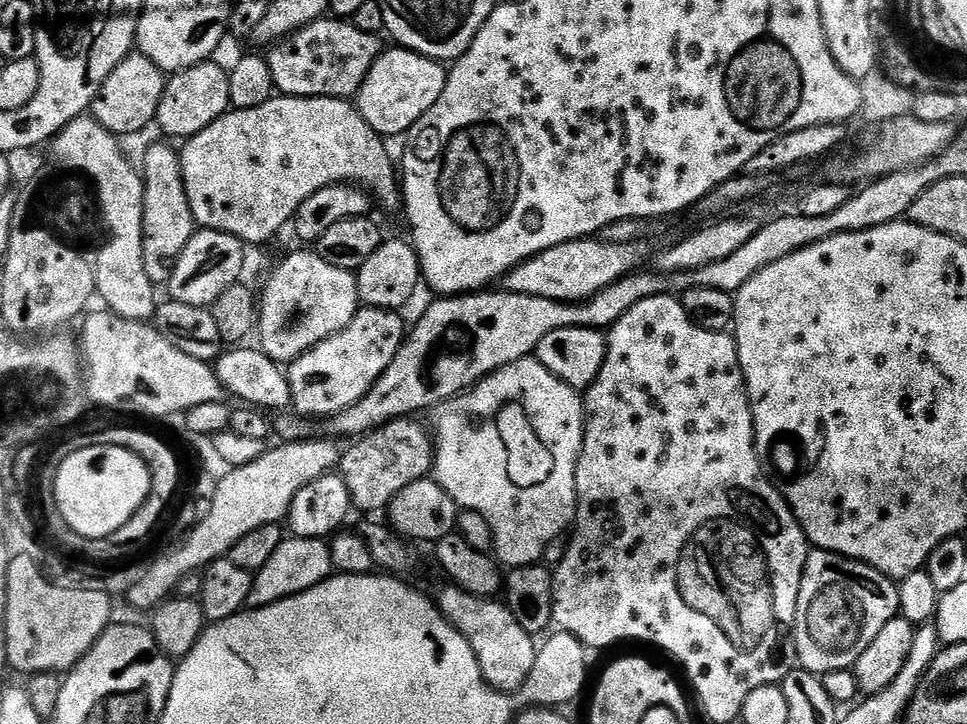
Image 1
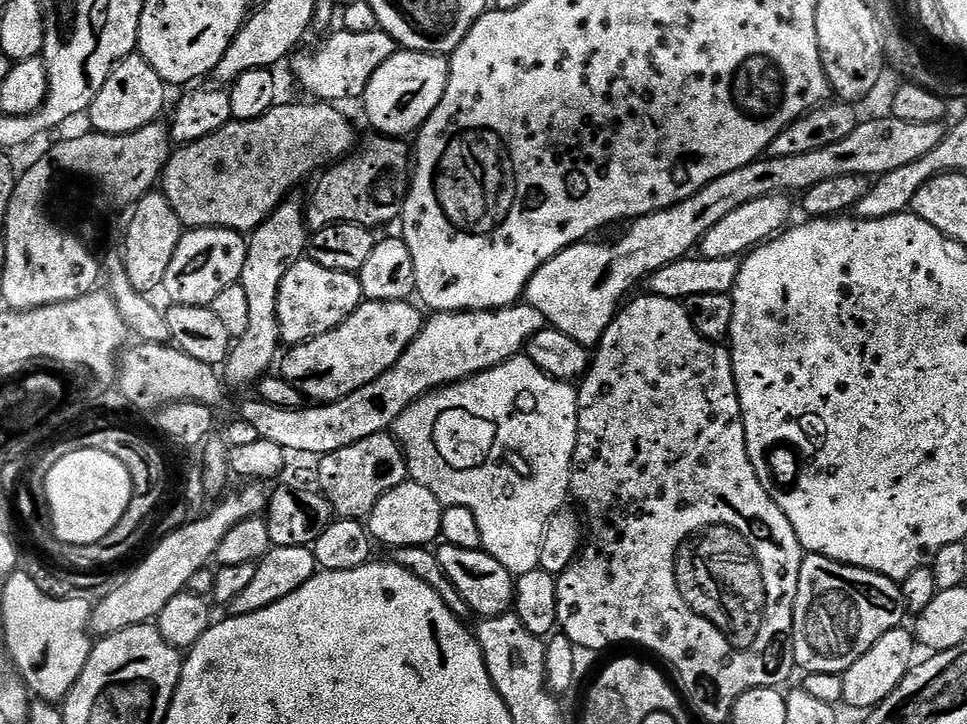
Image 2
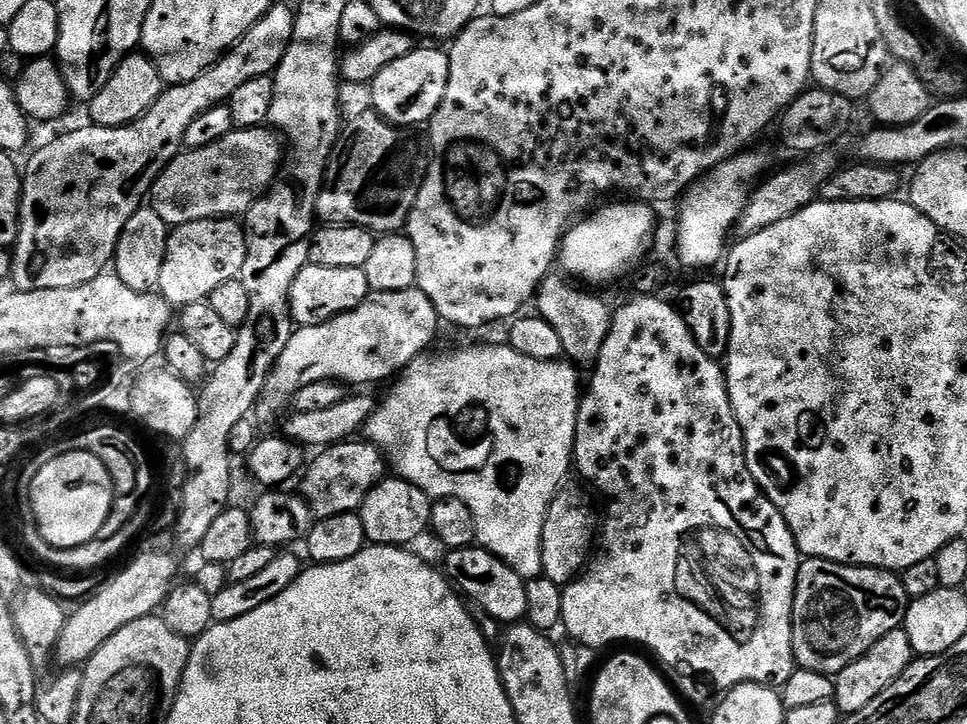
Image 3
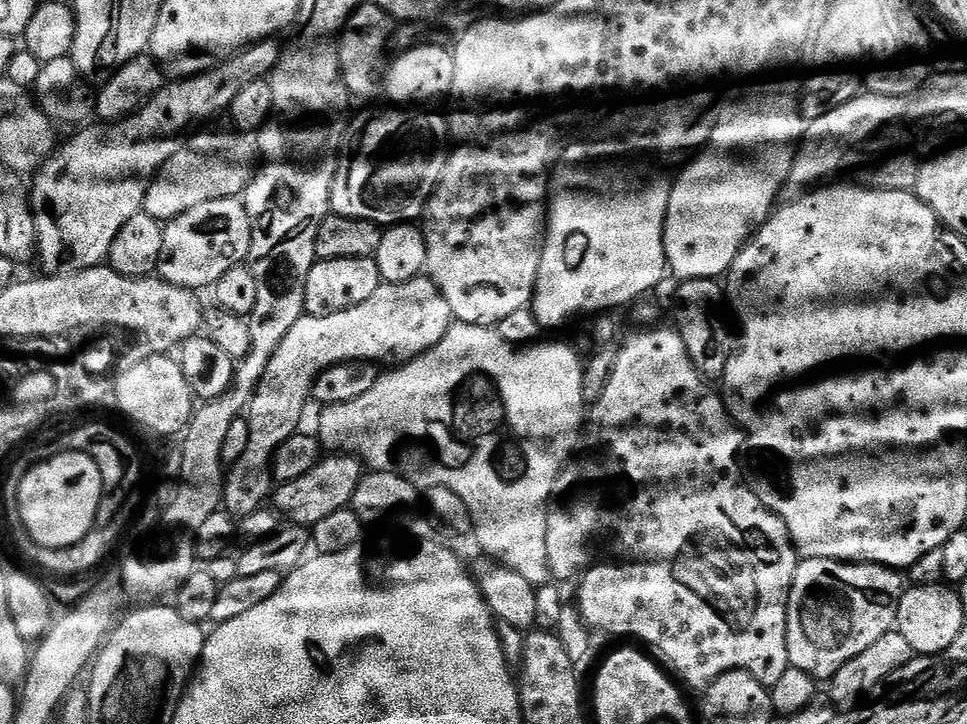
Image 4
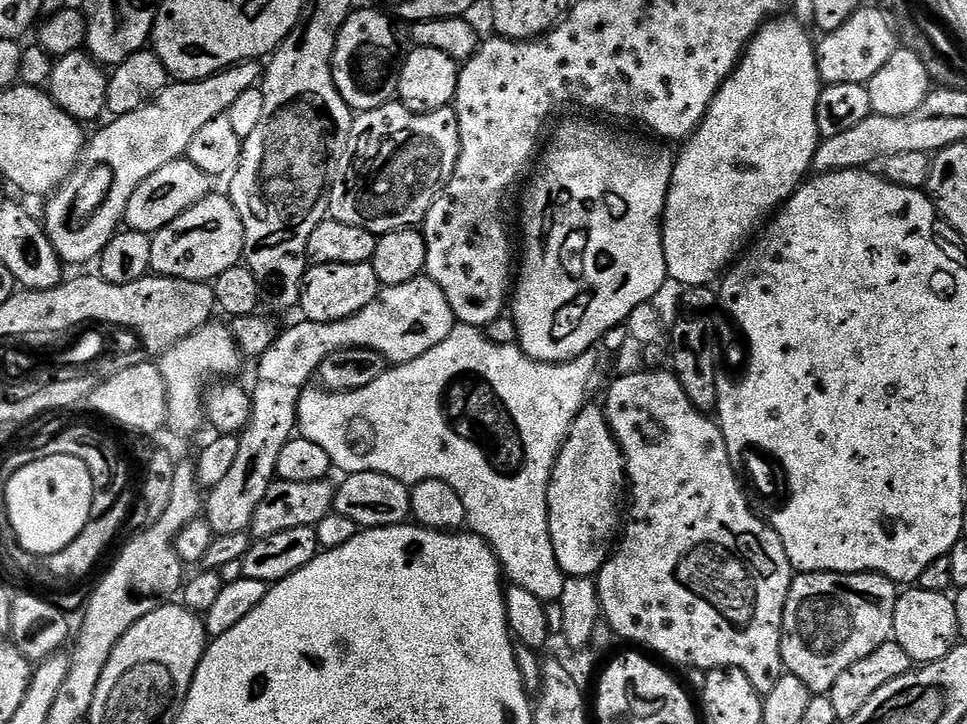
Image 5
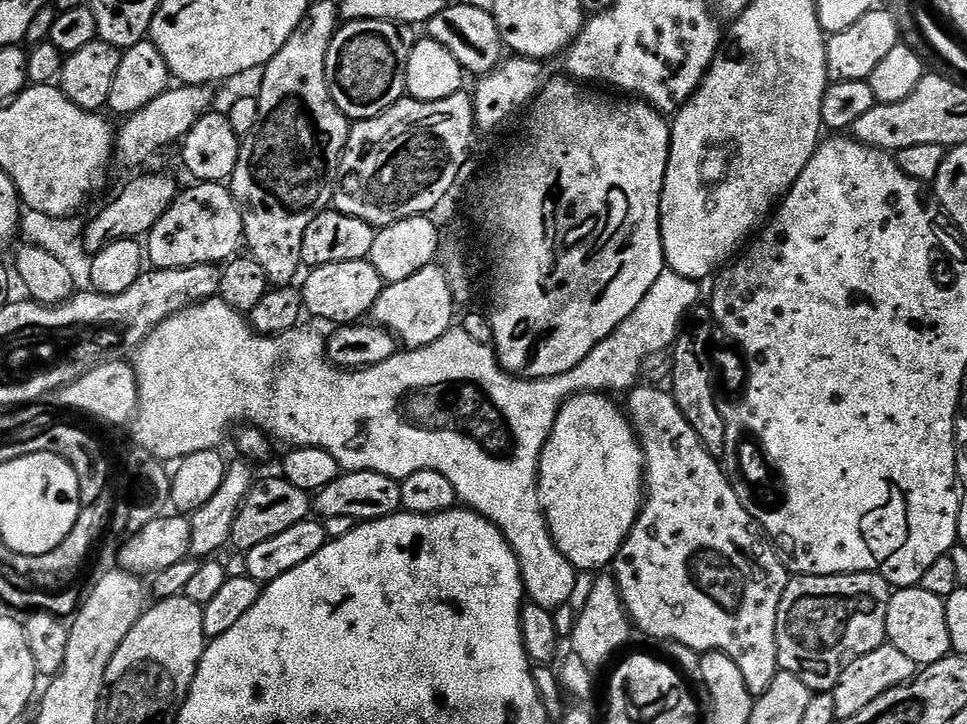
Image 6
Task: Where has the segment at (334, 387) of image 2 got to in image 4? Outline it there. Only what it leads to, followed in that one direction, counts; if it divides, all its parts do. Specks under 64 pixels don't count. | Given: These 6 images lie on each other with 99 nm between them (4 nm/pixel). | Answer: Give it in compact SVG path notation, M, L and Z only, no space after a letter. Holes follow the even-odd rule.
M417 278L401 284L385 284L383 282L366 298L366 302L358 302L358 306L350 306L350 310L338 310L338 314L325 316L301 316L290 332L286 334L277 349L274 350L260 384L252 395L252 401L246 409L248 422L248 445L242 454L227 469L224 478L224 492L222 495L222 508L229 516L239 518L246 514L254 514L265 507L270 493L274 488L272 478L272 455L292 436L297 435L300 424L300 415L304 412L304 403L309 403L312 383L319 378L320 373L335 364L354 364L367 362L375 366L399 366L416 359L423 352L428 352L446 334L450 326L450 313L440 292L427 278Z

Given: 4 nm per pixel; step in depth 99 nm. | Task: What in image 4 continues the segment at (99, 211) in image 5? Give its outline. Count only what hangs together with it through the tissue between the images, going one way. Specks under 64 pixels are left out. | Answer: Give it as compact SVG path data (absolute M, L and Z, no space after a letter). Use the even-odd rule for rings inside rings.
M258 40L221 59L207 72L172 82L176 84L169 83L124 120L100 126L104 128L81 127L73 140L65 144L63 141L53 151L35 173L36 181L30 184L36 256L44 276L69 276L101 267L107 261L118 230L130 218L141 215L146 190L160 167L181 151L179 136L183 137L197 122L207 121L204 120L207 116L223 108L231 109L241 90L246 90L250 82L265 79L276 69L282 48L273 40Z

